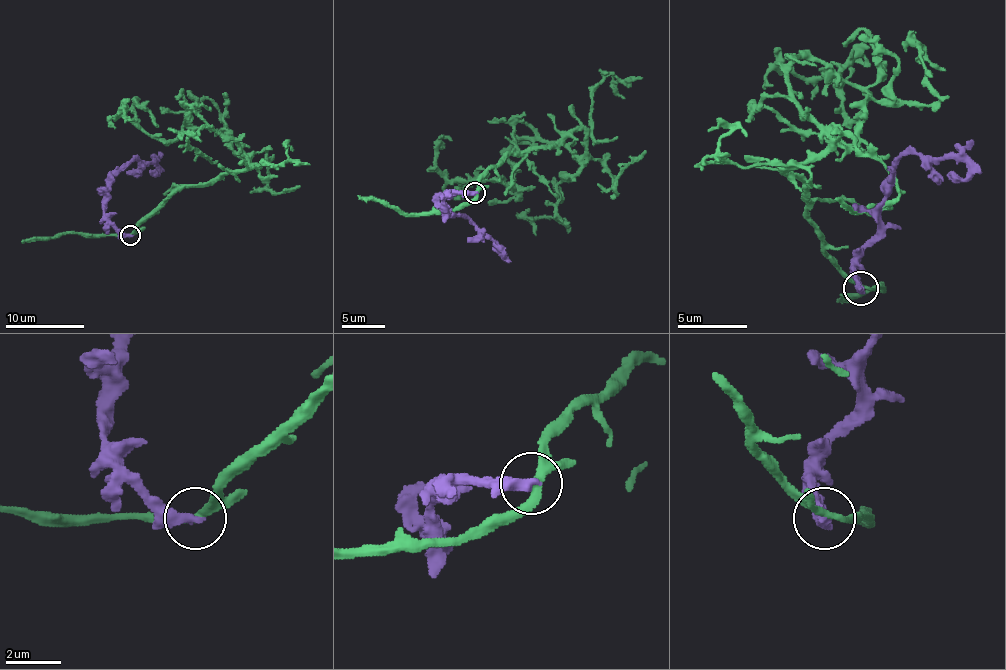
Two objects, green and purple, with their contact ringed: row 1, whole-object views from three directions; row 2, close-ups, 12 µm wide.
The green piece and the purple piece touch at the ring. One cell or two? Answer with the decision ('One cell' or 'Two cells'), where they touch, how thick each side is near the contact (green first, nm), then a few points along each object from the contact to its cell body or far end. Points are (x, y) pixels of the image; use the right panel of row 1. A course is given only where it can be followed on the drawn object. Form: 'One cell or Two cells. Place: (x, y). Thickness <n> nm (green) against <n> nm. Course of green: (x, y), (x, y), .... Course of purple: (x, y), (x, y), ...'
Two cells. Place: (860, 288). Thickness 280 nm (green) against 420 nm. Course of green: (859, 287), (787, 174), (827, 142), (789, 70), (821, 59), (866, 98), (853, 119), (829, 74), (772, 85). Course of purple: (859, 287), (857, 260), (877, 232), (894, 165), (906, 155), (950, 158), (965, 172), (946, 175)

